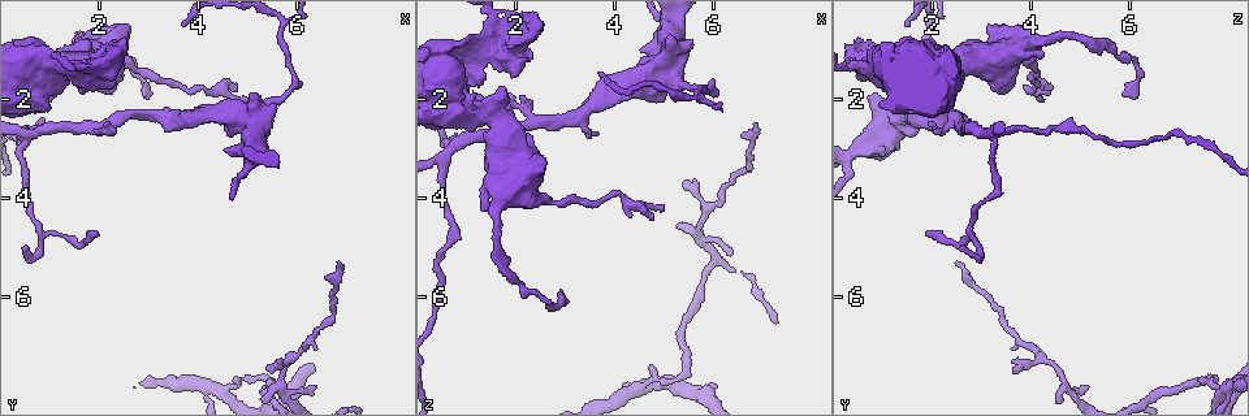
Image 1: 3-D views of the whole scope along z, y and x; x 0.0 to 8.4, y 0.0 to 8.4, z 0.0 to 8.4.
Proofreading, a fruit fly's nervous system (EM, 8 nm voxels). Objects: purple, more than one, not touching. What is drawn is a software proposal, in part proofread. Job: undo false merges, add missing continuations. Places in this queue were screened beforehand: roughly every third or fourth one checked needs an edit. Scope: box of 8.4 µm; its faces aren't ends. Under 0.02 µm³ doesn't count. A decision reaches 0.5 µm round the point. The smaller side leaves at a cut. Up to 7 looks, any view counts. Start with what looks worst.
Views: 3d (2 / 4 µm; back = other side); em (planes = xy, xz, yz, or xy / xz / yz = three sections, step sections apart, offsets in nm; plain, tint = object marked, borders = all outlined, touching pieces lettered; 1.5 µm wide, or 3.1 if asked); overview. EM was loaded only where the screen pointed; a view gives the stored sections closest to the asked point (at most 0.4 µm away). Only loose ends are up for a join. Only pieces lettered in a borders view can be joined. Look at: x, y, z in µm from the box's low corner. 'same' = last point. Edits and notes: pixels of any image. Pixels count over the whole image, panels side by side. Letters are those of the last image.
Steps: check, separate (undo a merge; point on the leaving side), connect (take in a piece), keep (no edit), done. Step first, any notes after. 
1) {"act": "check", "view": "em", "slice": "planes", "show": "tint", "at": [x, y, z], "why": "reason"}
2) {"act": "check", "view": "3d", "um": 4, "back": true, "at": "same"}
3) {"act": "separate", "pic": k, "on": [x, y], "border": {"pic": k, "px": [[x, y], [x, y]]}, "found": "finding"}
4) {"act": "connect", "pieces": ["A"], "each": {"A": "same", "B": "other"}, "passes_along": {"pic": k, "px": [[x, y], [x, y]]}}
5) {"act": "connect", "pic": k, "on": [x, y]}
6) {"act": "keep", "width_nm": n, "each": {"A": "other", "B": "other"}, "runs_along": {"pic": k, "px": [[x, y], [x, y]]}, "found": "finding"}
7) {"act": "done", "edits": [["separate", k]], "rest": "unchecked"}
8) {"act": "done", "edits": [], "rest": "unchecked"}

{"act": "check", "view": "3d", "um": 4, "at": [2.05, 1.35, 0.75]}

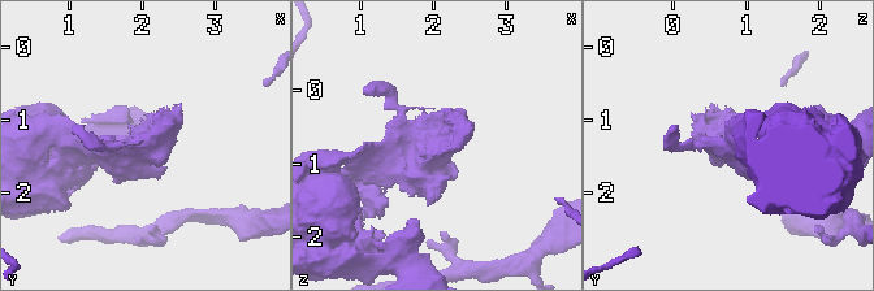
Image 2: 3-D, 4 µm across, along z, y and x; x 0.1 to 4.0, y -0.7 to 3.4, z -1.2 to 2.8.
{"act": "check", "view": "em", "slice": "planes", "show": "borders", "at": [2.05, 1.40, 0.70], "why": "now the EM"}

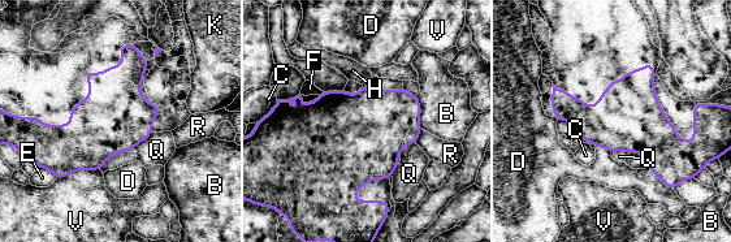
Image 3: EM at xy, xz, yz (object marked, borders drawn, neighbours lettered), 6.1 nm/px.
{"act": "keep", "longest_contact_nm": ["V", 280], "each": {"B": "other", "C": "other", "D": "other", "E": "other", "F": "other", "H": "other", "K": "other", "Q": "other", "R": "other", "V": "other"}, "border": {"pic": 3, "px": [[152, 132], [133, 148]]}, "found": "continuous, no second neuron"}

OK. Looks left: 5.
{"act": "check", "view": "3d", "um": 2, "at": [1.35, 1.10, 4.20], "why": "free end"}

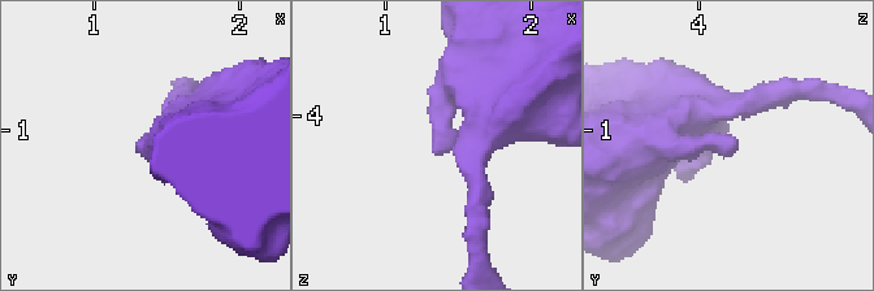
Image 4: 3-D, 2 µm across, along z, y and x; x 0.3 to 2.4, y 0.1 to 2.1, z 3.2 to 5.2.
{"act": "check", "view": "em", "slice": "planes", "show": "borders", "at": [1.30, 1.14, 4.24]}

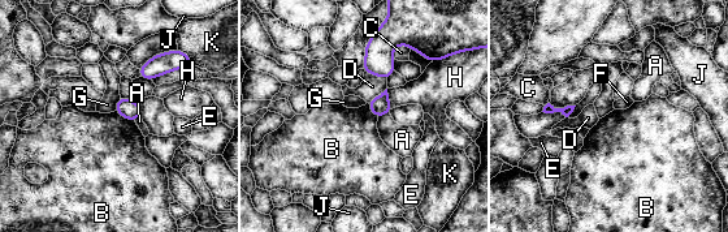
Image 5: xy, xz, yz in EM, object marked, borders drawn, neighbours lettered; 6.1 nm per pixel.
{"act": "keep", "each": {"A": "other", "B": "other", "C": "other", "D": "other", "E": "other", "F": "other", "G": "other", "H": "other", "J": "other", "K": "other"}, "border": {"pic": 5, "px": [[116, 110], [122, 116], [134, 121]]}, "found": "none of them fits"}

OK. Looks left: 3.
{"act": "check", "view": "3d", "um": 4, "at": [6.85, 5.30, 2.50], "why": "an open end"}

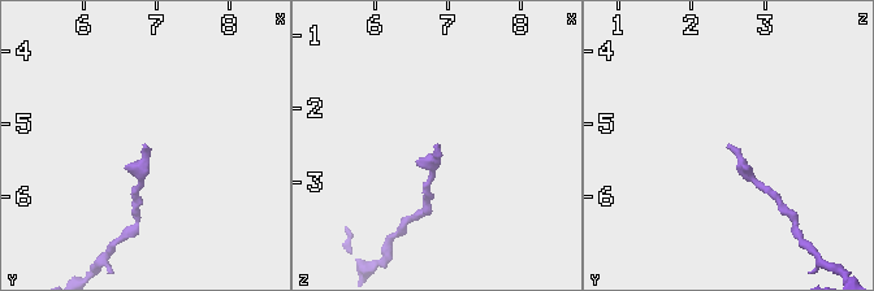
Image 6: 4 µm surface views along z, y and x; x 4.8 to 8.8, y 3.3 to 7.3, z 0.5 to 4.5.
{"act": "check", "view": "em", "slice": "xz", "step": 8, "show": "borders", "at": [6.80, 5.30, 2.45]}

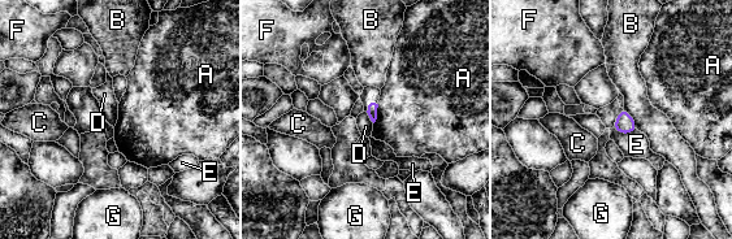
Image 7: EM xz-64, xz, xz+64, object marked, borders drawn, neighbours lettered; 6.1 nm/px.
{"act": "keep", "longest_contact_nm": ["B", 170], "each": {"A": "other", "B": "other", "C": "other", "D": "other", "E": "other", "F": "other", "G": "other"}, "border": {"pic": 7, "px": [[366, 112], [373, 122]]}, "found": "none of them fits"}

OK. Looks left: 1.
{"act": "done", "edits": [], "rest": "unchecked"}

